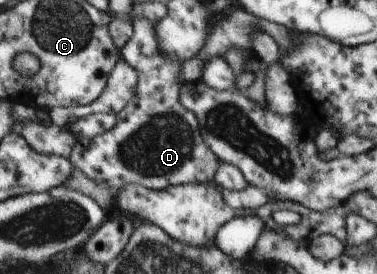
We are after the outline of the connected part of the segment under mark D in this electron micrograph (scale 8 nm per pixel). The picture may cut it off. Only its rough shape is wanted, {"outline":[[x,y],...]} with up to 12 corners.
{"outline":[[132,20],[133,100],[69,160],[114,192],[208,184],[220,160],[180,101],[181,63]]}

